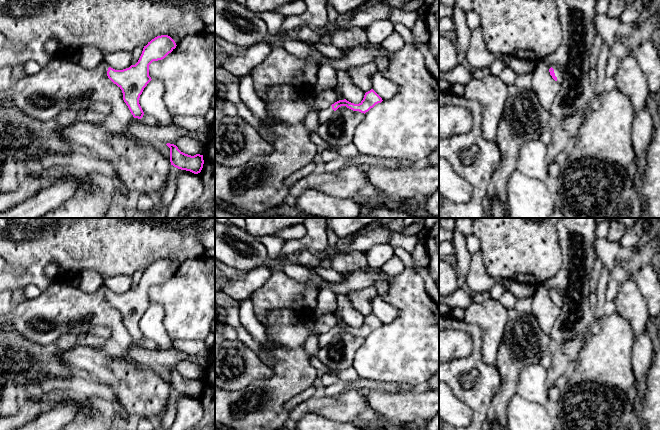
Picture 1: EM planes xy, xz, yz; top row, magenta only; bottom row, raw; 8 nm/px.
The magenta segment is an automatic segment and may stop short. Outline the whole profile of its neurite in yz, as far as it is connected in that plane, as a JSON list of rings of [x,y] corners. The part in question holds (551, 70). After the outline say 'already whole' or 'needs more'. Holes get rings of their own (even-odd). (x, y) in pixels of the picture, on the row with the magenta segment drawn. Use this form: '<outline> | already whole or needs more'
[[[553,66],[549,69],[550,75],[552,78],[557,81],[558,83],[561,83],[564,80],[564,73],[563,71],[558,68],[557,66]]] | needs more

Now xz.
[[[371,89],[365,93],[363,100],[359,104],[354,104],[344,99],[335,102],[326,109],[318,111],[318,120],[320,125],[329,123],[332,119],[333,113],[341,106],[346,106],[353,111],[359,111],[365,114],[376,104],[381,103],[382,101],[382,98],[373,89]]] | needs more

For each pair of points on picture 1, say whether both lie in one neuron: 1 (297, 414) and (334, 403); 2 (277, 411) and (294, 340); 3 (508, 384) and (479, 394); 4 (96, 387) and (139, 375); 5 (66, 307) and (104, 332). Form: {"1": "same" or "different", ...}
{"1": "same", "2": "same", "3": "different", "4": "different", "5": "different"}

